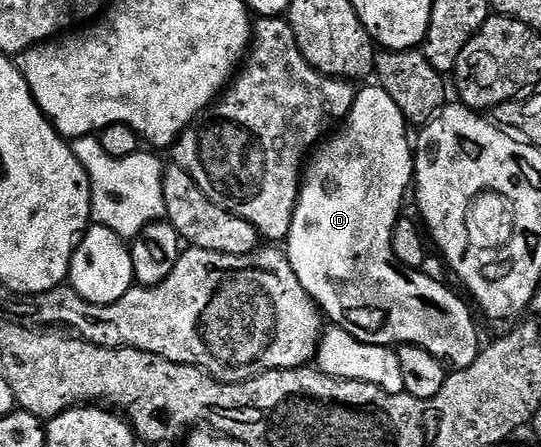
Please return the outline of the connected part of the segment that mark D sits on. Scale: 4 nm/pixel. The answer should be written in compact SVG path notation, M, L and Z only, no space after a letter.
M379 86L372 87L365 89L362 87L358 91L355 102L349 111L349 117L312 153L311 159L306 163L301 177L301 193L297 199L297 209L293 215L291 230L289 231L287 255L291 266L295 270L295 278L299 278L299 282L303 282L303 290L307 290L307 294L317 303L317 307L328 319L329 316L333 319L330 321L336 327L347 330L347 334L351 334L364 344L378 344L384 348L414 344L423 350L427 350L436 360L441 361L450 369L460 370L475 363L479 351L477 324L473 321L472 314L469 313L470 305L468 303L465 305L447 285L440 284L433 276L428 276L428 271L402 268L396 258L393 257L393 247L391 246L393 228L402 215L401 203L405 200L405 191L408 188L410 191L415 180L415 152L411 147L411 136L409 140L408 130L410 131L410 129L407 127L406 118L399 110L399 106L395 106L395 102L391 98L391 94L387 94L387 90L383 90Z

